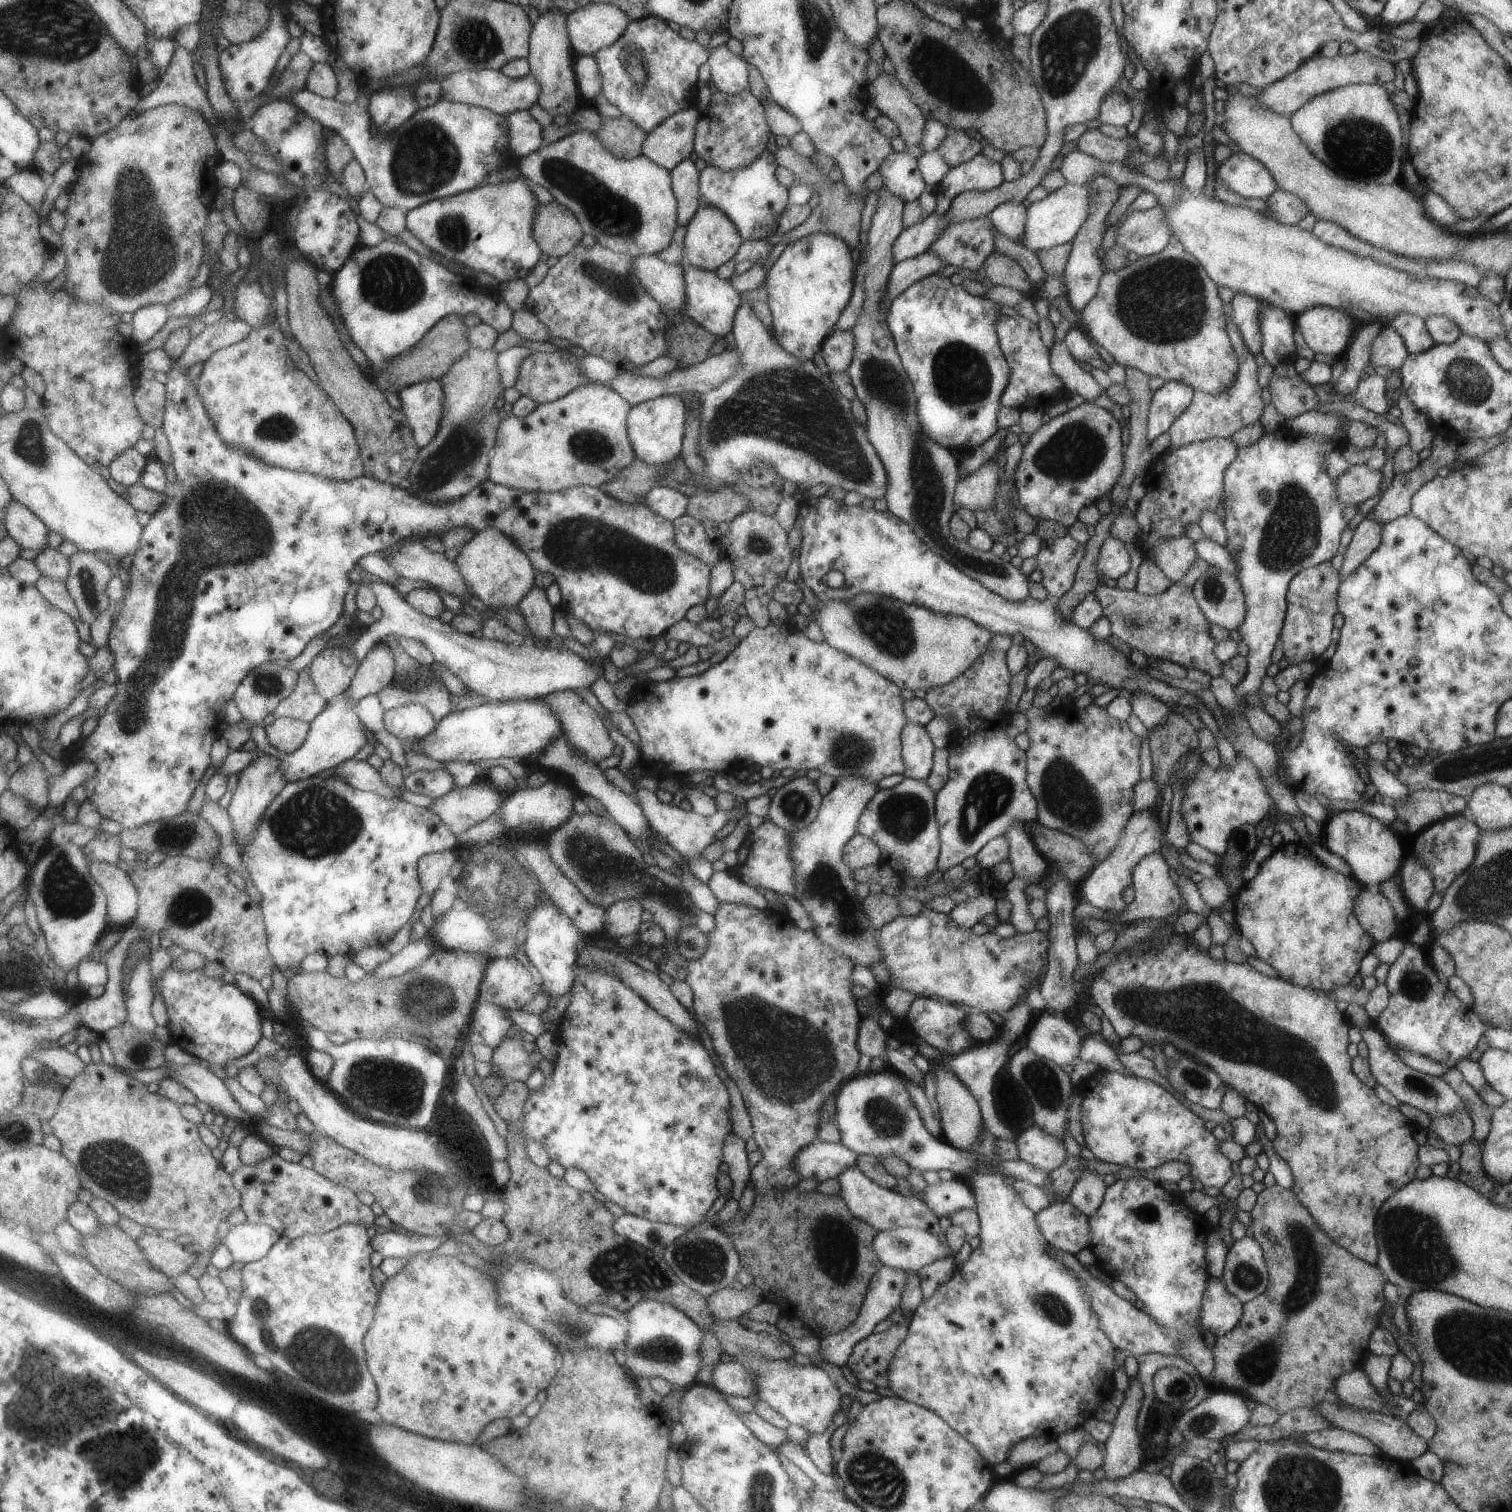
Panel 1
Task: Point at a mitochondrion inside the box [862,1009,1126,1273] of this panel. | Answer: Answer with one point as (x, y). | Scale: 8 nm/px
(887, 1120)

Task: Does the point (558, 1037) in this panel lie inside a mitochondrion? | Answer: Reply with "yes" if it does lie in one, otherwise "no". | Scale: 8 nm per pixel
no

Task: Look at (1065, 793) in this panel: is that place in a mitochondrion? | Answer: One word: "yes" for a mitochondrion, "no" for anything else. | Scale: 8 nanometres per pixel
yes

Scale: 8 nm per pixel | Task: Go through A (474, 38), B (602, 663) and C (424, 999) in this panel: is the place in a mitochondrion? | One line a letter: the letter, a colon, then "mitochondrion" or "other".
A: mitochondrion
B: other
C: mitochondrion

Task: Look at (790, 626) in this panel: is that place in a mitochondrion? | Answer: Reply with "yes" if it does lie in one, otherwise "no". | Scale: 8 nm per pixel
no

